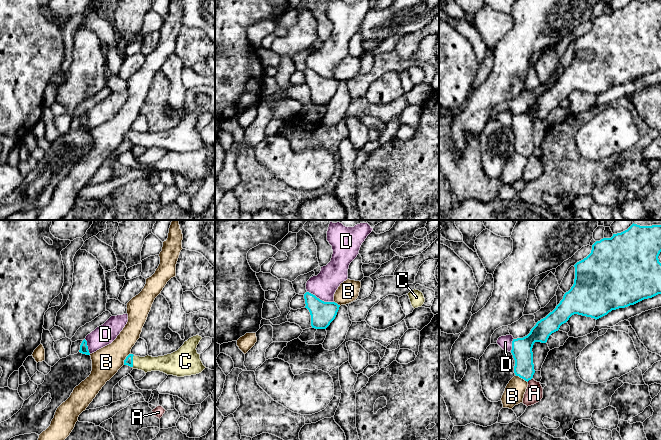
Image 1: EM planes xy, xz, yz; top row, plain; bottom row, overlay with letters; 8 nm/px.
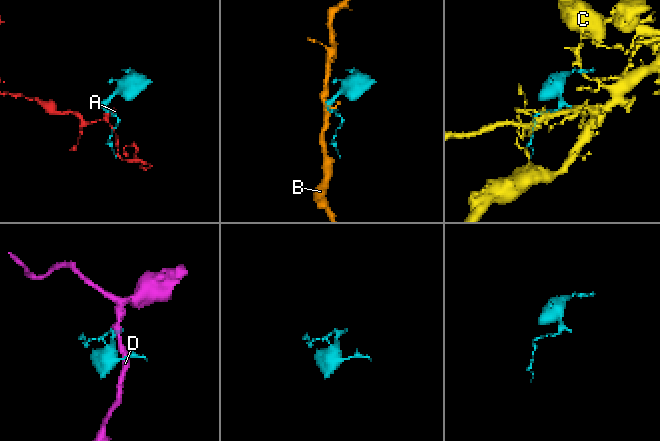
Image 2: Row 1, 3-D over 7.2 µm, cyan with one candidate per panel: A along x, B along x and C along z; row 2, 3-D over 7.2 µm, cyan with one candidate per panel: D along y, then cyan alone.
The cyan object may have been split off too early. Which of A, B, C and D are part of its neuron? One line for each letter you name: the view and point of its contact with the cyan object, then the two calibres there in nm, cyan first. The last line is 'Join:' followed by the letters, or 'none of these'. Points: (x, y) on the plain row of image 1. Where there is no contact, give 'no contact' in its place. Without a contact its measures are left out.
C: xy (132, 137) | 70/130 nm
Join: C

